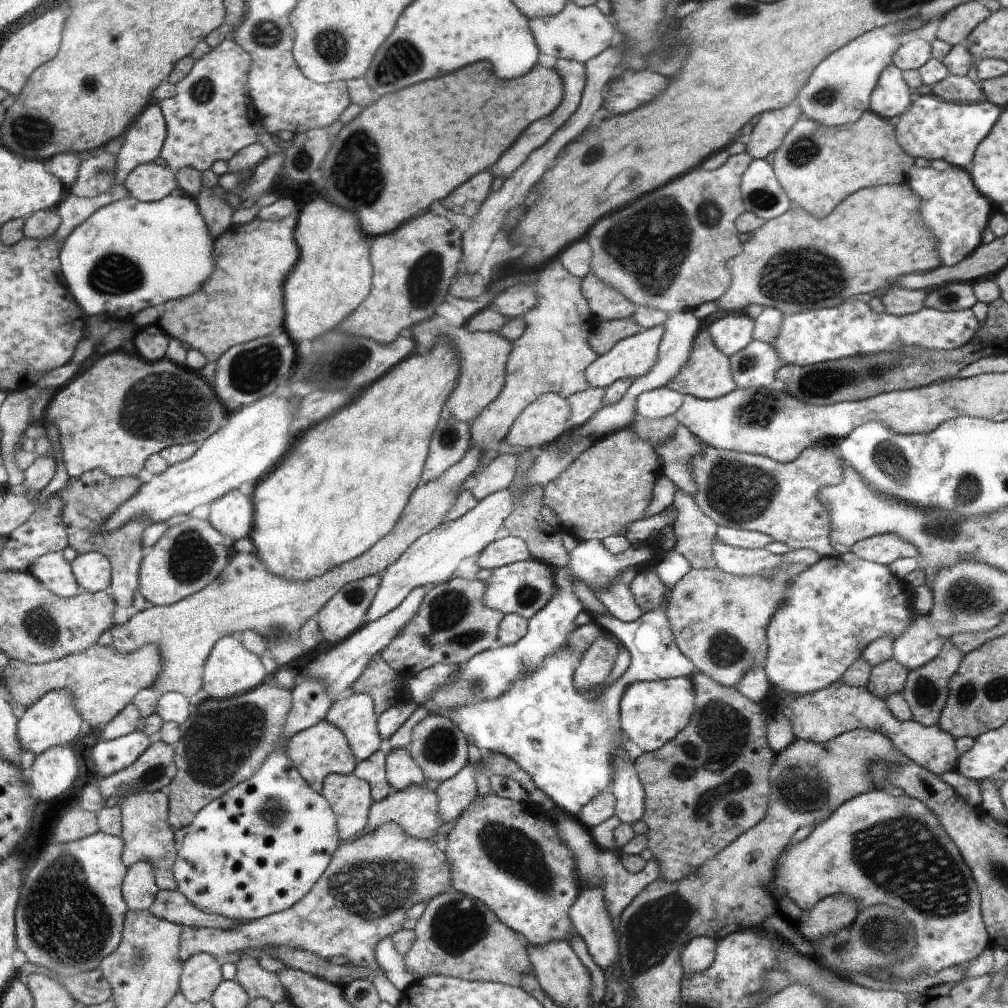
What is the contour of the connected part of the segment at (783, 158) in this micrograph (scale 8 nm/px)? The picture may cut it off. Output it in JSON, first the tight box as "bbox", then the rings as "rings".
{"bbox":[773,110,914,216],"rings":[[[871,110],[855,123],[844,126],[828,126],[818,124],[808,117],[801,116],[795,126],[788,131],[782,146],[774,154],[773,169],[786,190],[792,204],[796,202],[812,216],[828,216],[842,200],[846,200],[852,192],[866,186],[882,186],[882,184],[906,184],[914,160],[898,142],[896,128],[892,128],[886,119]]]}

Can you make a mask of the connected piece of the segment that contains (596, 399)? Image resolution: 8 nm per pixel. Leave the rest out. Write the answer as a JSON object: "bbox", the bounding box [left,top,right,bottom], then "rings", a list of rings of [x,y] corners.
{"bbox":[567,387,605,429],"rings":[[[588,387],[587,391],[577,392],[567,400],[571,404],[571,429],[588,422],[603,406],[605,389]]]}

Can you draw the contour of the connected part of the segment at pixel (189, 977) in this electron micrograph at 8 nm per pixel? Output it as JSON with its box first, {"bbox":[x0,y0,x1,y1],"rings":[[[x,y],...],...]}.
{"bbox":[181,953,225,1001],"rings":[[[210,953],[191,956],[184,965],[181,991],[188,1000],[211,1001],[220,984],[225,980],[224,962]]]}

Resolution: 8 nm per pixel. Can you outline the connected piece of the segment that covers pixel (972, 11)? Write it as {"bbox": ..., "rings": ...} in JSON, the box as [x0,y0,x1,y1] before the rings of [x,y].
{"bbox":[936,1,990,45],"rings":[[[979,1],[962,3],[940,19],[936,38],[951,45],[964,44],[971,32],[990,15],[988,8]]]}

